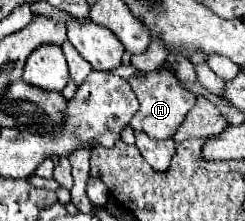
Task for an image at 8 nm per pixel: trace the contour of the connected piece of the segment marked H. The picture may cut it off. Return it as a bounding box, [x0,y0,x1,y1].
[130,68,196,138]

